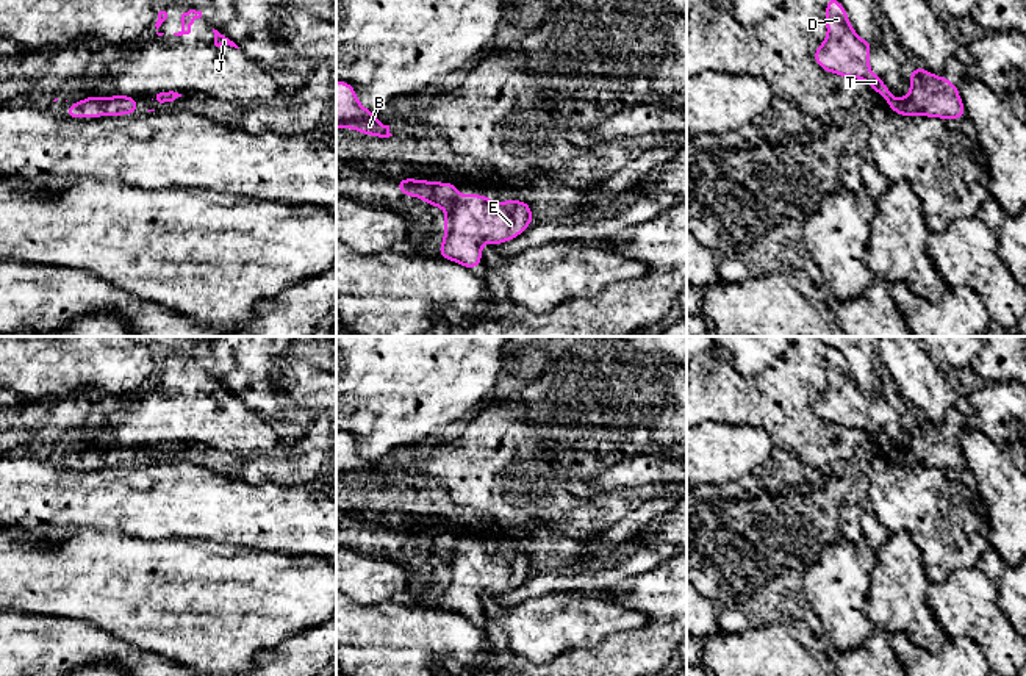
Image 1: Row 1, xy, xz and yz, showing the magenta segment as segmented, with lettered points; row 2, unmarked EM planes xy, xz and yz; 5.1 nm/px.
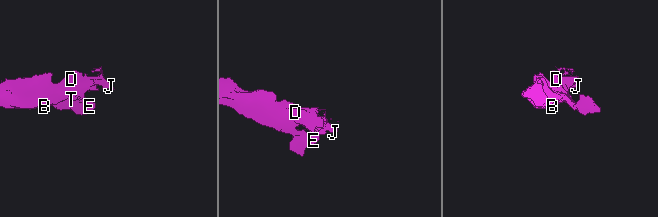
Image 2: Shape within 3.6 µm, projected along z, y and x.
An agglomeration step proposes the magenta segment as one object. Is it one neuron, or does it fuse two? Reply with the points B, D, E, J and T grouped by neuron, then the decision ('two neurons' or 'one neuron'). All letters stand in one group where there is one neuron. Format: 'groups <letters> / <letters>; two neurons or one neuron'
groups B D J T / E; two neurons

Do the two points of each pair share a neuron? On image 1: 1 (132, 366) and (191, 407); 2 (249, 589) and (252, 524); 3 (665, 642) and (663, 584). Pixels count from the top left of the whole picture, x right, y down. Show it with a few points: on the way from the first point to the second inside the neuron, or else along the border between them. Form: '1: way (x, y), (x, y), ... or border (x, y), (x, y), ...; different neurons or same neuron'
1: border (157, 360), (157, 371), (154, 374); different neurons
2: border (215, 542), (276, 550), (286, 556); different neurons
3: way (663, 628), (663, 598); same neuron

